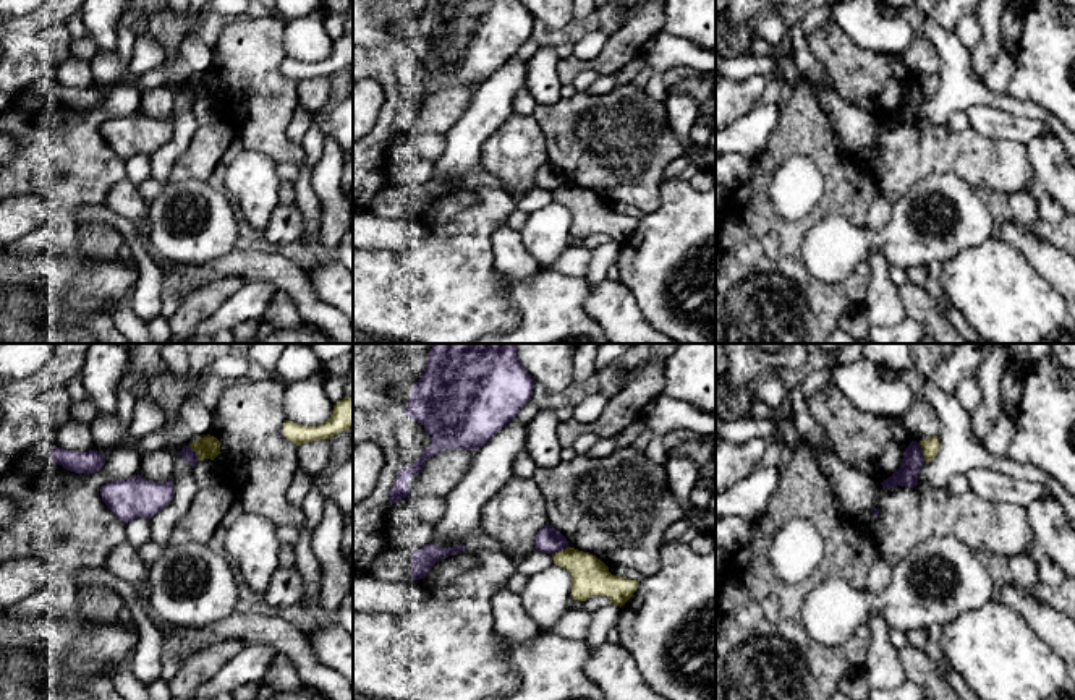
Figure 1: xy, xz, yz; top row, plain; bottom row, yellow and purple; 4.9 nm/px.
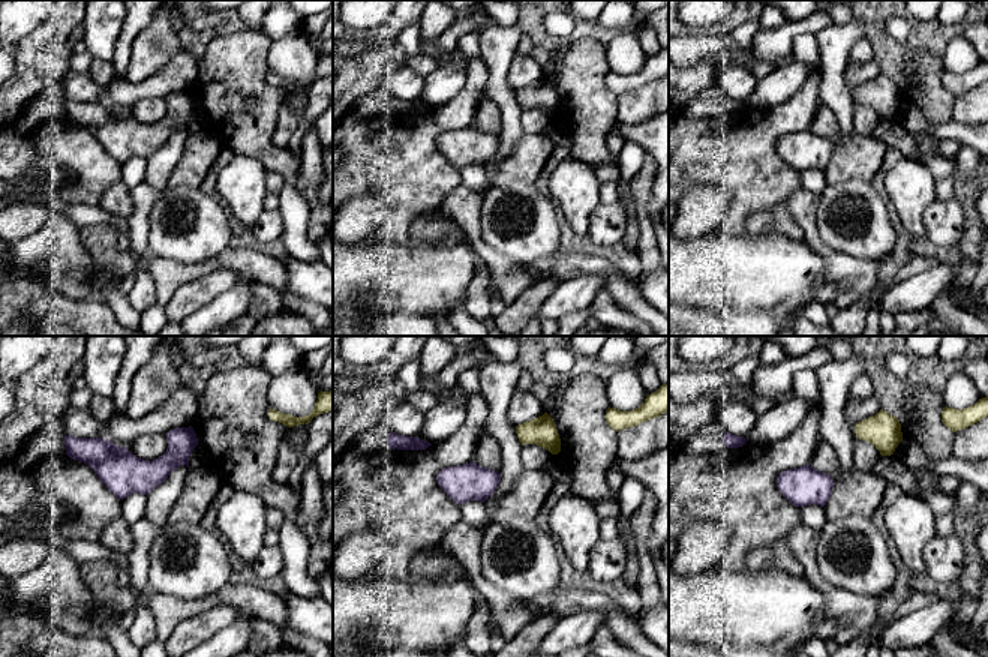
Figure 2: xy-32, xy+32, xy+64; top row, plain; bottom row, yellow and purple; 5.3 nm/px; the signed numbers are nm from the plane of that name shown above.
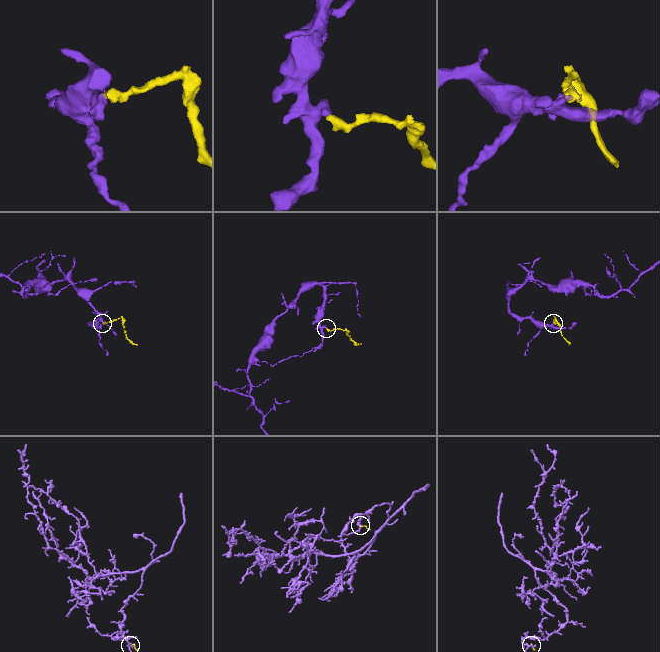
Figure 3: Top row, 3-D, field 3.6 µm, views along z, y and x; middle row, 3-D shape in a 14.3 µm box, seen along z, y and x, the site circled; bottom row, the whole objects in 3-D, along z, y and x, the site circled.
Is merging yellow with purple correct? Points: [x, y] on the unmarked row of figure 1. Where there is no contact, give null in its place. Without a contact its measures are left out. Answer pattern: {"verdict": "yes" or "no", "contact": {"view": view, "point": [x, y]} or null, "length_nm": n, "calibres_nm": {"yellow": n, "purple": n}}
{"verdict": "no", "contact": {"view": "yz", "point": [923, 89]}, "length_nm": 100, "calibres_nm": {"yellow": 90, "purple": 110}}

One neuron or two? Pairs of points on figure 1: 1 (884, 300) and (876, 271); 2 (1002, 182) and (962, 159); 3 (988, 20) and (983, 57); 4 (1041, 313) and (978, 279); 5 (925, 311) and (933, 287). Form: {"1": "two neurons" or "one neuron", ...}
{"1": "one neuron", "2": "one neuron", "3": "one neuron", "4": "one neuron", "5": "two neurons"}

